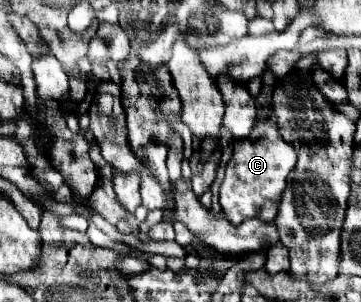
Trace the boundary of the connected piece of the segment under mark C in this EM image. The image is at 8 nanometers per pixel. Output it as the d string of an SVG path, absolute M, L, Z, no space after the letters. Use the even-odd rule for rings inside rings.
M243 139L235 143L233 157L225 167L225 177L221 181L219 203L223 203L223 213L233 225L239 225L247 217L257 217L265 223L273 223L277 217L277 201L287 187L287 175L295 167L297 151L293 145L283 139L275 139L271 143L259 139Z

